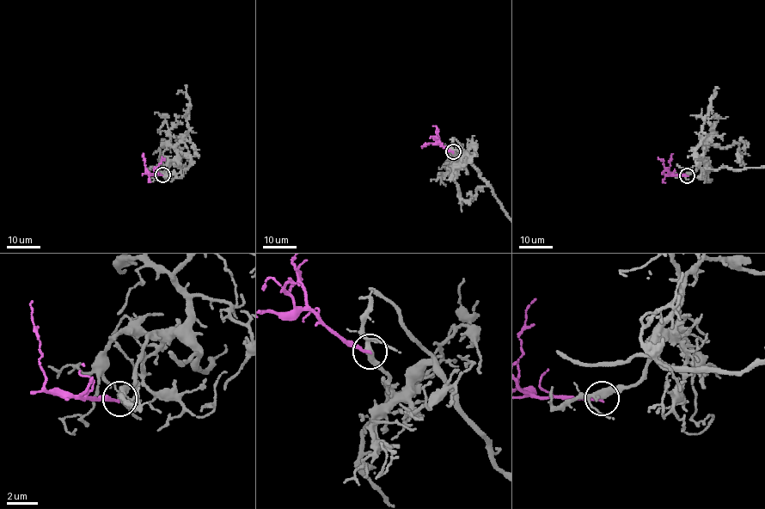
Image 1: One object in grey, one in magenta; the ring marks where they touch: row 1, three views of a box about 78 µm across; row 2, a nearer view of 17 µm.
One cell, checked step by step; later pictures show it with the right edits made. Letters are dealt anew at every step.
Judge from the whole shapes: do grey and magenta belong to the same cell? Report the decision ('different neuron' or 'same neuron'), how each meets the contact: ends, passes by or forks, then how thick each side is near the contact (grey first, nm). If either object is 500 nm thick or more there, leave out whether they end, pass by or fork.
different neuron; grey forks; magenta ends; calibres 320 and 190 nm

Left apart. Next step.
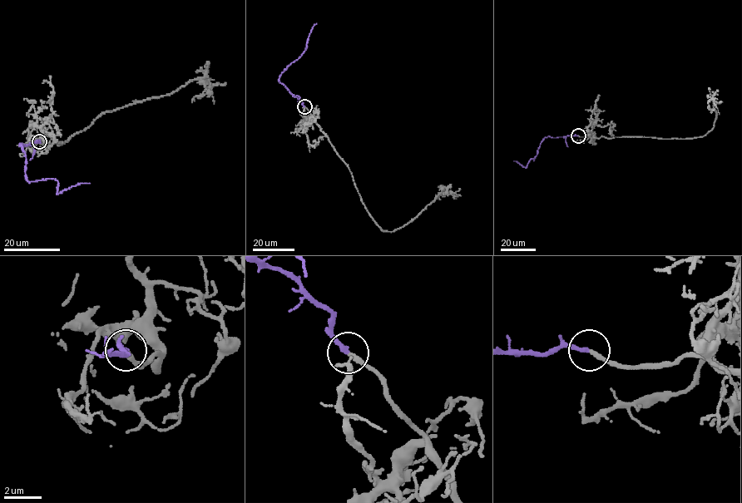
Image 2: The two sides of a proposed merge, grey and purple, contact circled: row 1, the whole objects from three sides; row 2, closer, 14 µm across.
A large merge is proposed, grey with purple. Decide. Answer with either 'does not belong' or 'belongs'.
belongs

